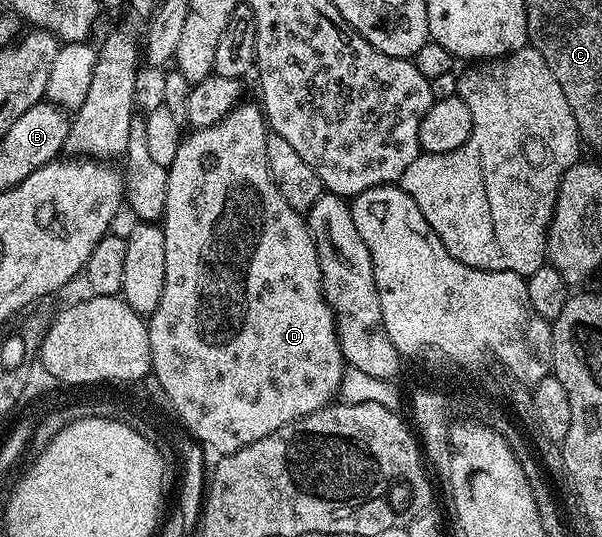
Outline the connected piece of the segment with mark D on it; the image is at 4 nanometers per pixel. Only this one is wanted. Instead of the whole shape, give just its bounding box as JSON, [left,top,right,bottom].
[147,103,347,454]

